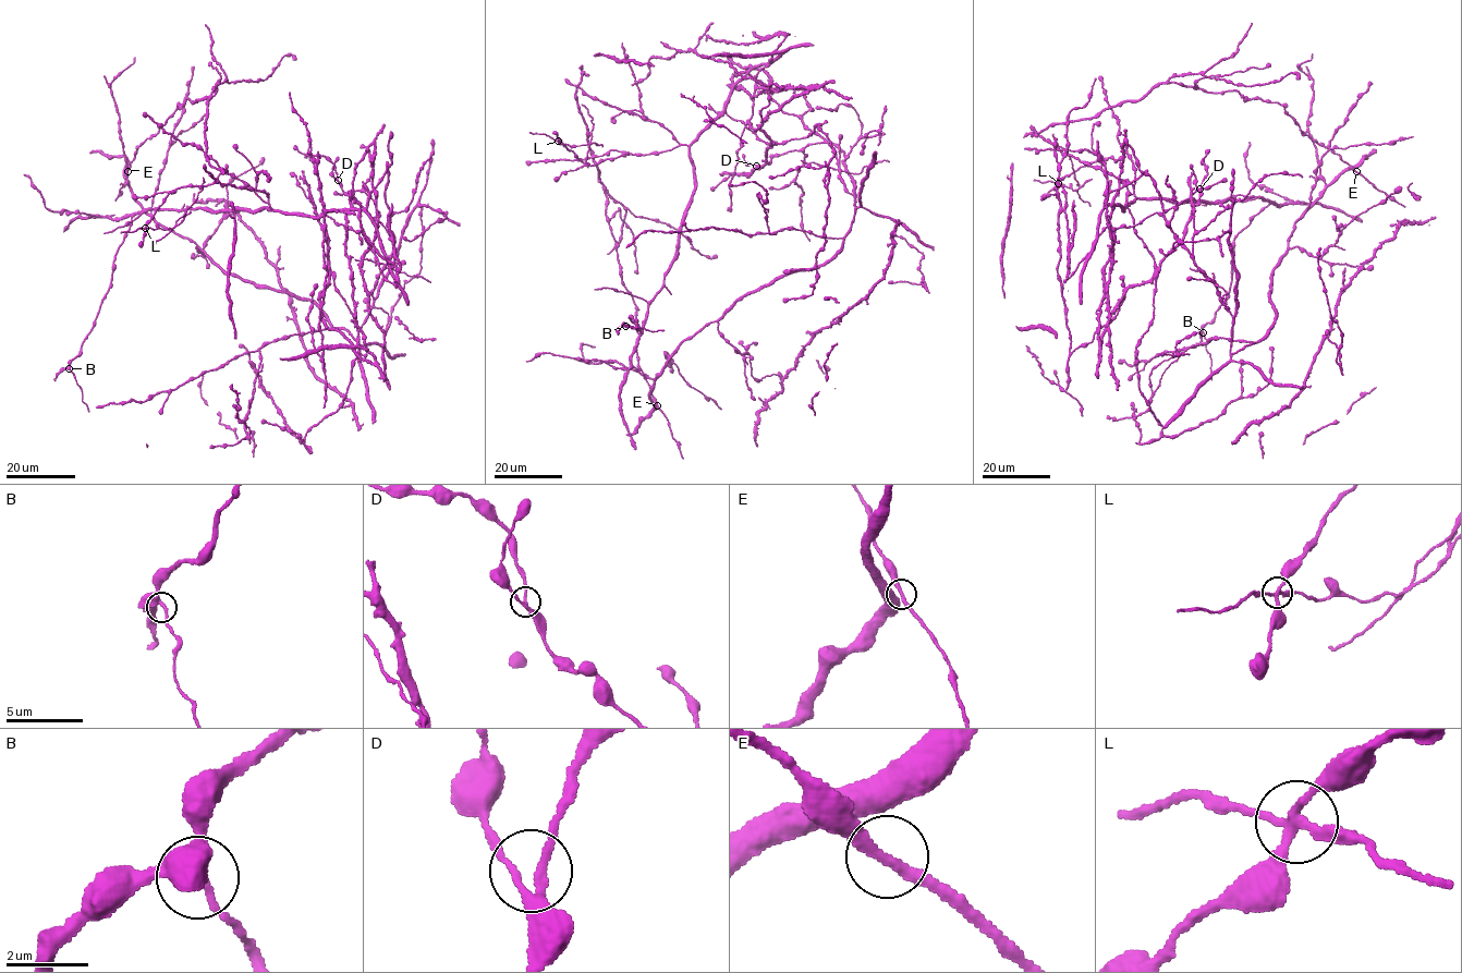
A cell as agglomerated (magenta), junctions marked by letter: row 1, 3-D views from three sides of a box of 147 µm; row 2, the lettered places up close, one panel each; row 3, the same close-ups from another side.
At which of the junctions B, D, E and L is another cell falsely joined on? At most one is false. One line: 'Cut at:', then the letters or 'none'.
Cut at: L

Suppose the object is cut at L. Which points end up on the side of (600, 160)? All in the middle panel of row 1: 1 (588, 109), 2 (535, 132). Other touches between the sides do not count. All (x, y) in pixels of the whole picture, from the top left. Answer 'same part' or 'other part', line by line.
1: other part
2: other part

